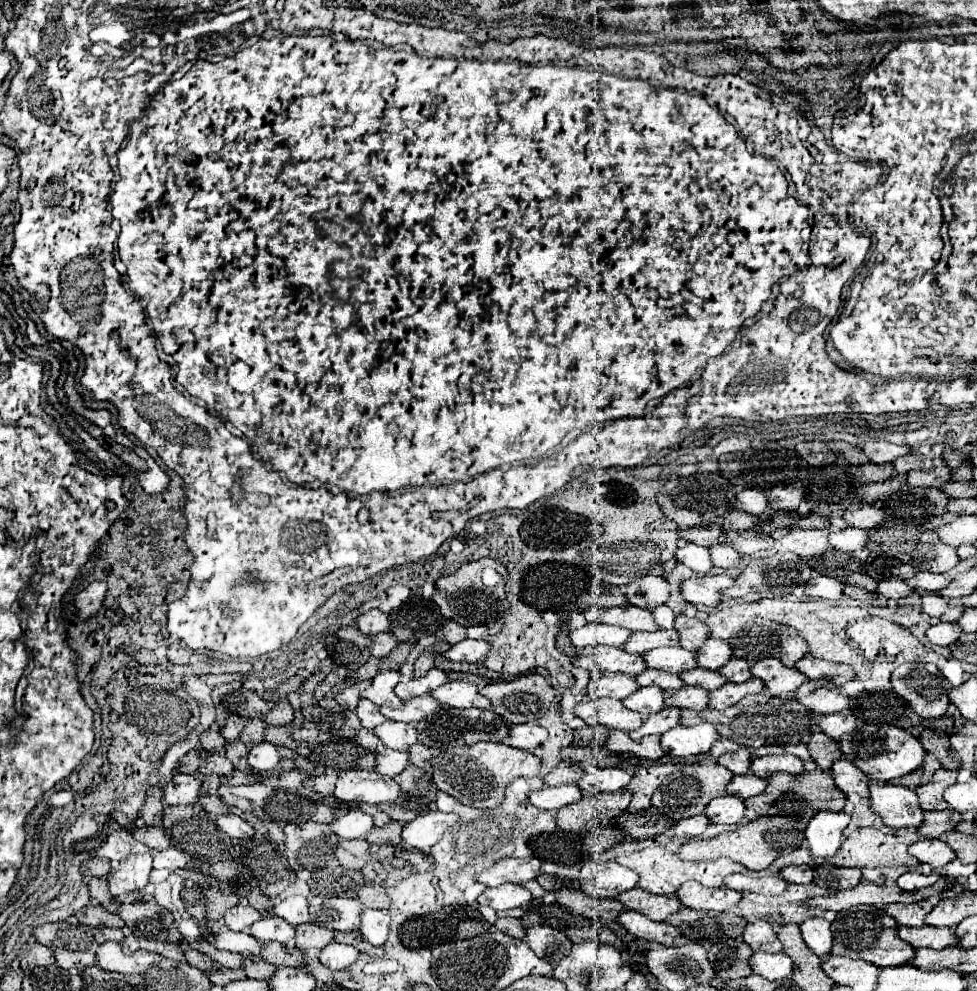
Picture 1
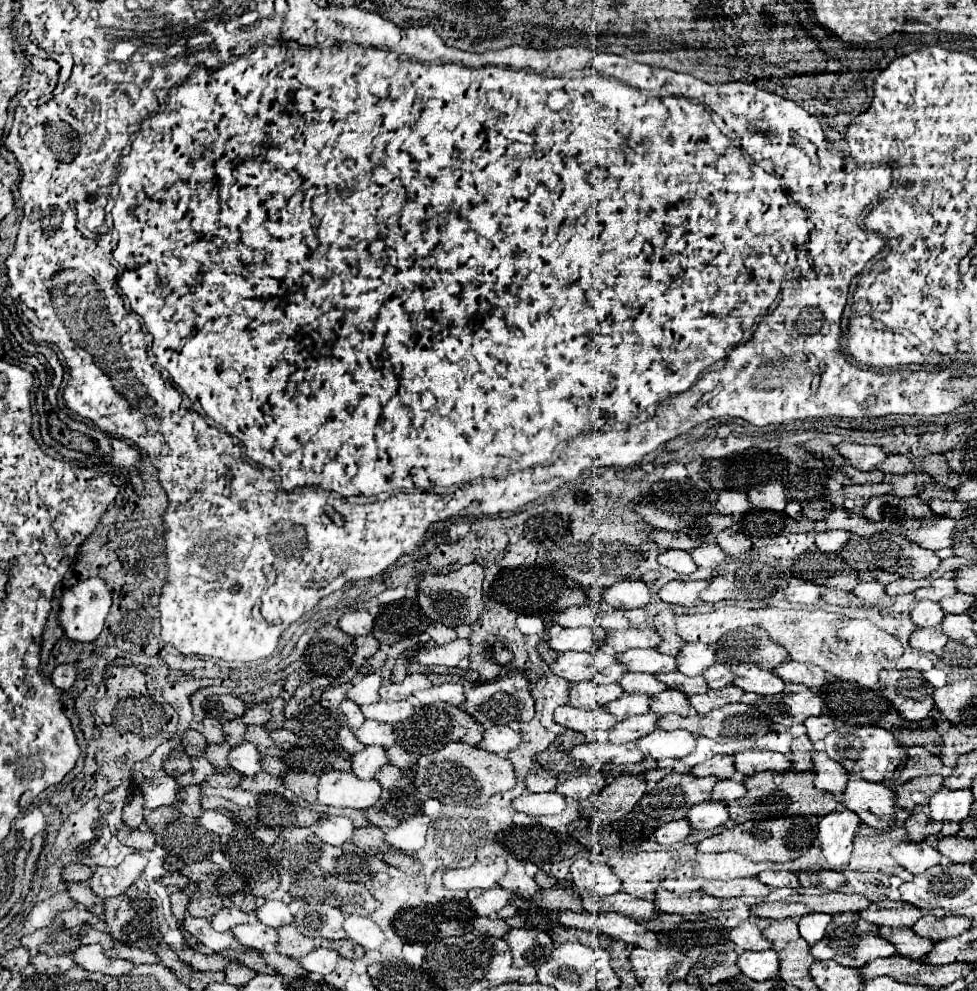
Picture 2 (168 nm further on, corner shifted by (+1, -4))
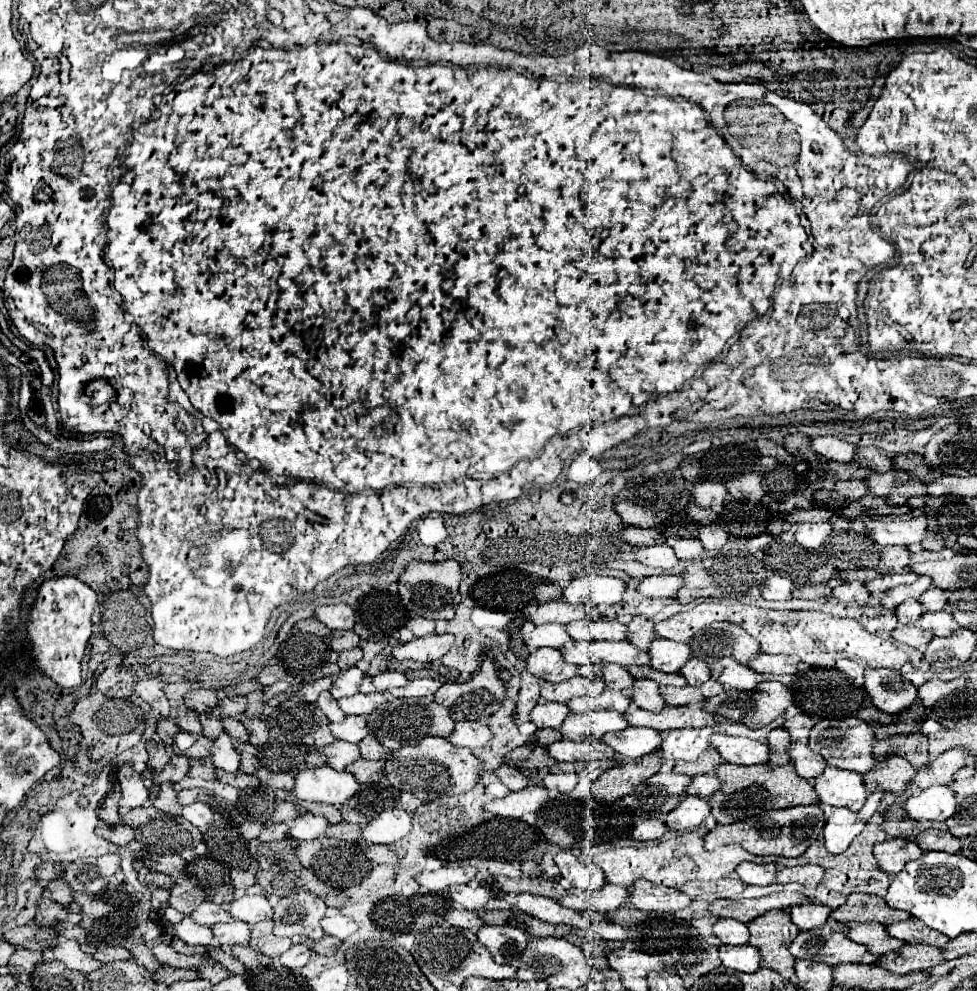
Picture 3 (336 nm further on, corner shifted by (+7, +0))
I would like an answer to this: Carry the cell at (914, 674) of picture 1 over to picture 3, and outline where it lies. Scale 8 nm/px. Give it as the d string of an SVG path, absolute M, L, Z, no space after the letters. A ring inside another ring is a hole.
M868 669L864 677L864 687L870 693L874 707L884 713L900 713L908 709L918 697L916 685L906 681L896 669Z

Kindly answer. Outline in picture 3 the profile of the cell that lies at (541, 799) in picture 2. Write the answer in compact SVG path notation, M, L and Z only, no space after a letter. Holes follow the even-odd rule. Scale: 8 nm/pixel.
M530 785L522 791L514 791L502 799L496 799L494 805L488 803L488 807L494 809L494 813L502 813L502 817L506 819L520 819L526 813L538 811L546 801L548 801L548 789Z

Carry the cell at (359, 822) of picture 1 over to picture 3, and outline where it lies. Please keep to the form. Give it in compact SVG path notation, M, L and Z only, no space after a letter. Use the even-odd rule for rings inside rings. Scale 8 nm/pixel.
M306 813L306 815L292 821L290 831L296 839L318 839L318 837L326 835L328 827L330 827L330 823L326 817Z

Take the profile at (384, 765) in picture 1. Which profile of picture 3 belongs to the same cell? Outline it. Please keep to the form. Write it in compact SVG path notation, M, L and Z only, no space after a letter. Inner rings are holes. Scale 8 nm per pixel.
M336 741L332 745L326 745L322 751L328 757L328 765L332 769L336 769L336 771L344 771L350 763L354 763L354 761L358 761L362 757L358 745L346 743L346 741Z

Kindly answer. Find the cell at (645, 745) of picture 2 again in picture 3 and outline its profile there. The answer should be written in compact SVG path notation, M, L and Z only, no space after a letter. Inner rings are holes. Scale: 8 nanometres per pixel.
M628 727L622 733L606 733L604 743L608 743L616 753L630 759L640 759L650 755L662 745L660 731L648 727Z

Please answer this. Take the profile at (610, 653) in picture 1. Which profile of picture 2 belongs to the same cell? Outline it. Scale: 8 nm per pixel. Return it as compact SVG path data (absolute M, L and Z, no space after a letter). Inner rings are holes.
M564 651L556 657L550 671L570 683L590 679L596 683L618 683L626 673L614 655L592 655L578 651Z

